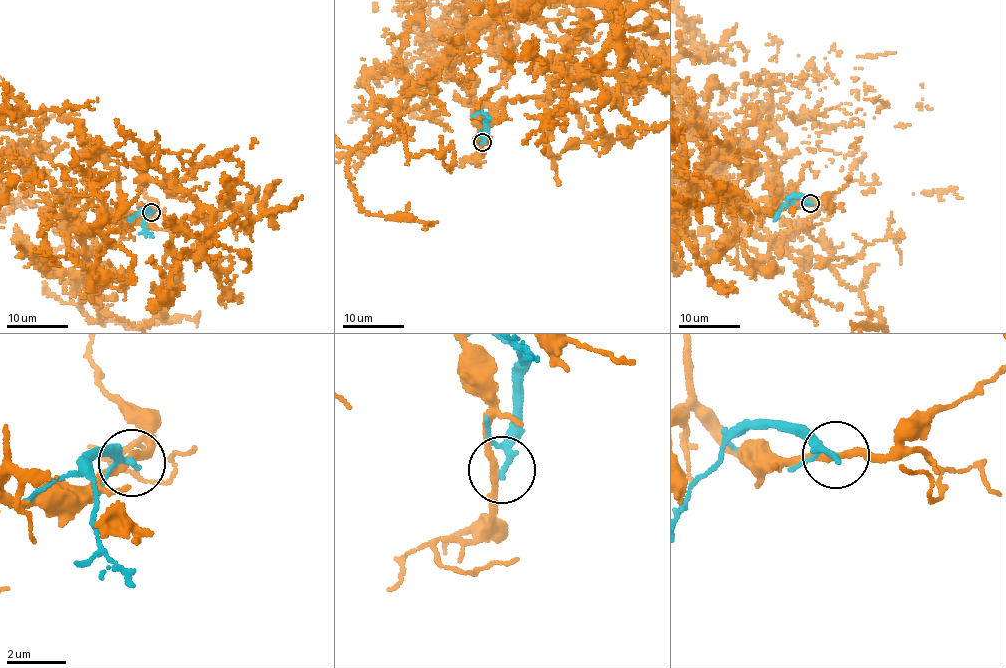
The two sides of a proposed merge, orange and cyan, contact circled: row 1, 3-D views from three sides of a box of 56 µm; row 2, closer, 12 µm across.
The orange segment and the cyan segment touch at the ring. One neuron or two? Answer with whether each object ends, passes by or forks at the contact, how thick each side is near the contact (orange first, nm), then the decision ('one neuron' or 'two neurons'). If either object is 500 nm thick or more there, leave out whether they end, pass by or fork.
orange passes by; cyan passes by; 200 nm thick on the orange side, 160 nm on the other; two neurons

